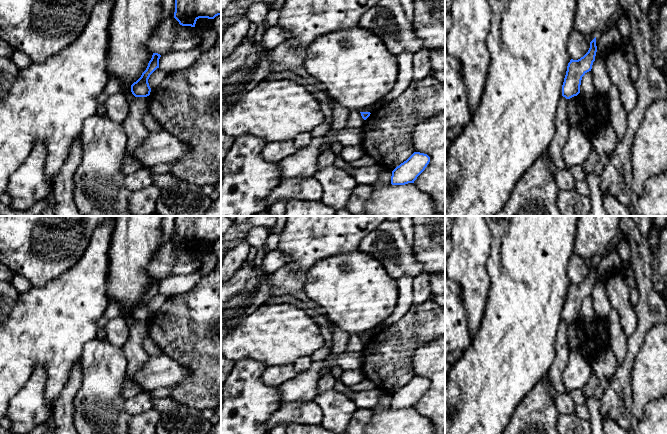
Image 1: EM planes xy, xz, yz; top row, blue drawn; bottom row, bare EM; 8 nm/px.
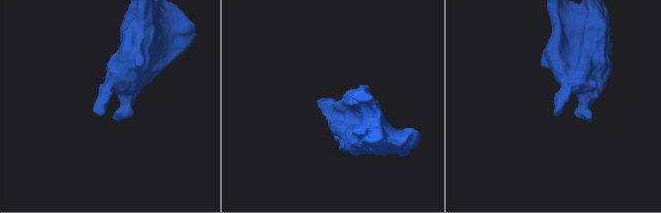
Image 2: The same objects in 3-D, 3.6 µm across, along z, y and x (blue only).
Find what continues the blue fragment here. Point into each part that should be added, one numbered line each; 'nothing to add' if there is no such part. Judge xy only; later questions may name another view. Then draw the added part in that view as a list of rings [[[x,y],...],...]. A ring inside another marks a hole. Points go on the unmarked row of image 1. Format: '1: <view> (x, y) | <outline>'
nothing to add

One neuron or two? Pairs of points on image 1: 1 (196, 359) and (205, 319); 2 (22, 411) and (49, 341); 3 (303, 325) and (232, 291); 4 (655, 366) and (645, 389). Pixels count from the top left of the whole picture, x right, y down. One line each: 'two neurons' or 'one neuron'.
1: one neuron
2: two neurons
3: two neurons
4: one neuron

